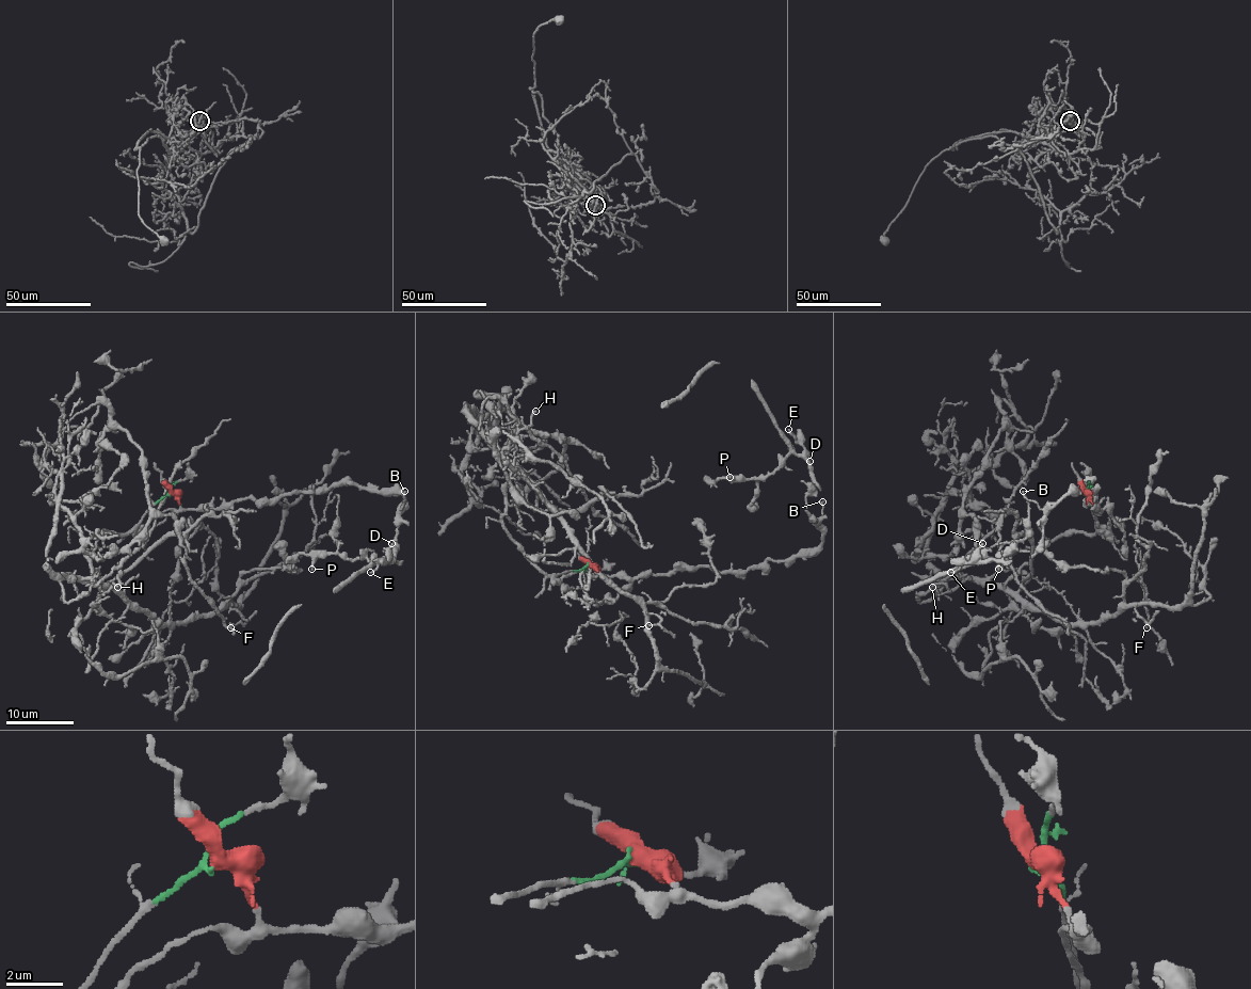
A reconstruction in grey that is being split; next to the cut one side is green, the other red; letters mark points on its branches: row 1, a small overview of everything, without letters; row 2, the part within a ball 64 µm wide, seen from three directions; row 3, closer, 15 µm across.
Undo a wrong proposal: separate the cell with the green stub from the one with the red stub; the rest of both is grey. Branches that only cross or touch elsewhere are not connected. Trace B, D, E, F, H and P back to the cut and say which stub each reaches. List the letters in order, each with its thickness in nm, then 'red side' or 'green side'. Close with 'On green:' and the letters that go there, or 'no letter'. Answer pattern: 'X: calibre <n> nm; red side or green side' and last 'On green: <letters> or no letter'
B: calibre 130 nm; red side
D: calibre 150 nm; red side
E: calibre 150 nm; red side
F: calibre 110 nm; green side
H: calibre 170 nm; green side
P: calibre 240 nm; red side
On green: F, H

